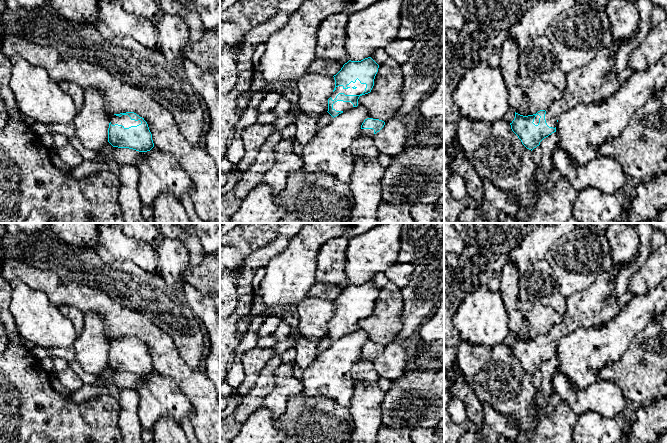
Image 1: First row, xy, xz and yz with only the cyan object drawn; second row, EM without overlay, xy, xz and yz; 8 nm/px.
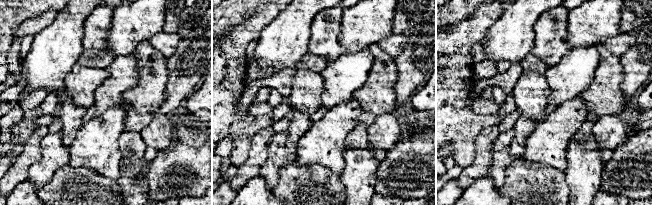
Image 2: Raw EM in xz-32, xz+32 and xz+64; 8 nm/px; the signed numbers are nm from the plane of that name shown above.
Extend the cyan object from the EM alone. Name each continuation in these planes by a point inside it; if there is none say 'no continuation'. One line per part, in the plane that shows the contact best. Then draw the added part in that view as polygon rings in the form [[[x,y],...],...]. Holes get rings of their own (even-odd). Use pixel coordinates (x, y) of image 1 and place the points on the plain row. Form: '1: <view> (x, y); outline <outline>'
1: xz (360, 313); outline [[[357,303],[355,307],[351,306],[347,311],[347,313],[344,313],[343,310],[336,311],[336,314],[331,319],[332,324],[334,324],[339,317],[344,317],[345,319],[360,319],[365,315],[366,308],[361,308]]]

